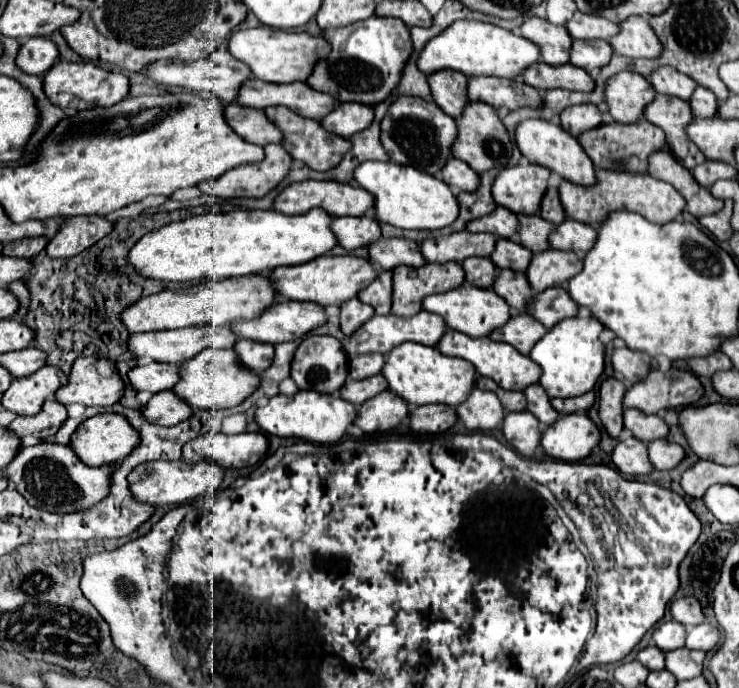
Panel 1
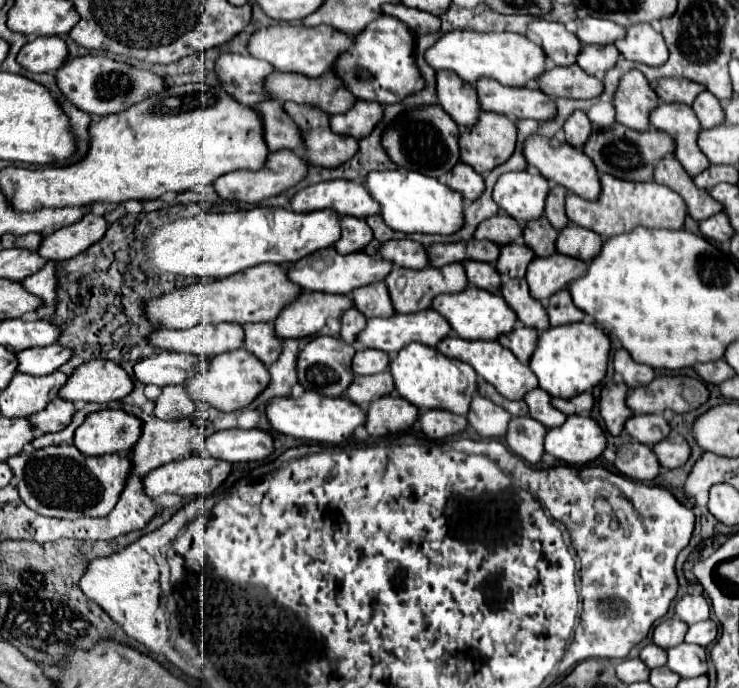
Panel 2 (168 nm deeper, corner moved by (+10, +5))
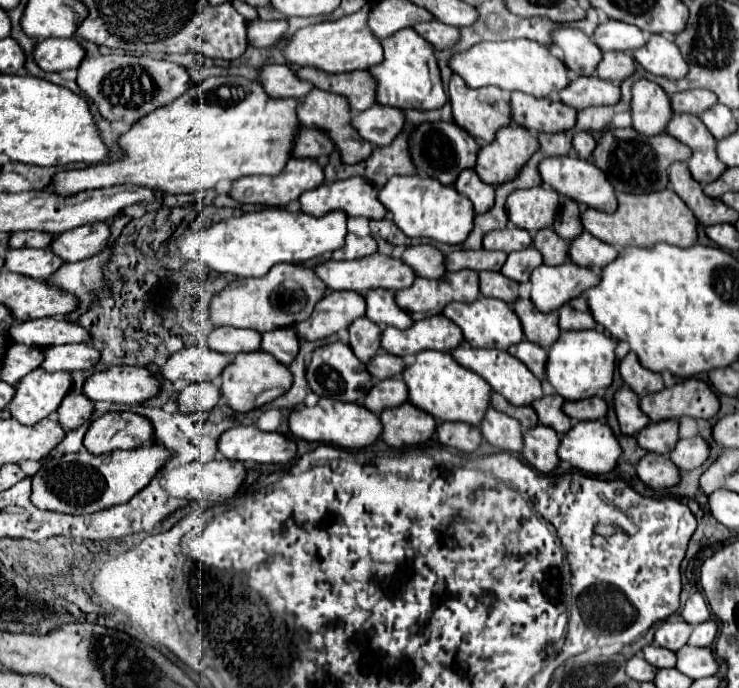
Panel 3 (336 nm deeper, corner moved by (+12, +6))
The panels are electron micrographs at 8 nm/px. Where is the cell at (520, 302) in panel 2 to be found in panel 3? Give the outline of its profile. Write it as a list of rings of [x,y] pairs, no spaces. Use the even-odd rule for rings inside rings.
[[[516,299],[516,303],[512,307],[514,307],[514,311],[522,323],[524,335],[532,343],[540,343],[542,347],[548,349],[550,343],[554,343],[558,339],[560,329],[558,329],[556,311],[540,313],[530,299]]]

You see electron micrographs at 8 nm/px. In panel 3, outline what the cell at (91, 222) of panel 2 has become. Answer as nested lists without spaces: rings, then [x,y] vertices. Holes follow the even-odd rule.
[[[90,223],[76,227],[76,231],[66,231],[54,237],[50,249],[64,261],[82,261],[100,253],[110,237],[110,227],[106,223]]]

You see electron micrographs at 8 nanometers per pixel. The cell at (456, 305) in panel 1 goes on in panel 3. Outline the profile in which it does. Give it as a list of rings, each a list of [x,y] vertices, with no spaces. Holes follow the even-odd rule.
[[[478,295],[478,299],[472,303],[448,303],[444,307],[444,315],[462,329],[464,339],[472,347],[490,347],[506,351],[510,345],[518,343],[524,337],[518,315],[514,313],[514,309],[510,309],[508,303],[500,303],[500,299],[488,299],[484,295]]]

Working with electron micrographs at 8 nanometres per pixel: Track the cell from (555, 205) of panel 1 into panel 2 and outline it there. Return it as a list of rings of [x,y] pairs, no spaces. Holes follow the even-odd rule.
[[[552,184],[552,190],[550,190],[548,200],[546,200],[546,218],[550,220],[550,224],[556,230],[562,230],[562,228],[566,228],[570,224],[570,220],[568,220],[568,216],[564,212],[566,194],[568,194],[568,190],[564,186]]]

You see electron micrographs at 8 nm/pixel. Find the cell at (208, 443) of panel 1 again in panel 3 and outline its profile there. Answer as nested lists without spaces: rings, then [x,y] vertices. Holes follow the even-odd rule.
[[[240,425],[220,435],[220,453],[226,459],[258,464],[289,464],[296,458],[296,443],[282,433],[266,433],[256,425]]]

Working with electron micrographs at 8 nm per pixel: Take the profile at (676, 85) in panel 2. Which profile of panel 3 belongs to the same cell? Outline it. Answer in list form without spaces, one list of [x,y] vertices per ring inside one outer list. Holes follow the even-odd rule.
[[[708,89],[680,91],[680,93],[674,93],[670,97],[670,105],[672,105],[674,111],[678,111],[678,113],[692,113],[692,115],[702,113],[704,107],[708,109],[716,101],[718,101],[718,97],[712,91],[708,91]]]

